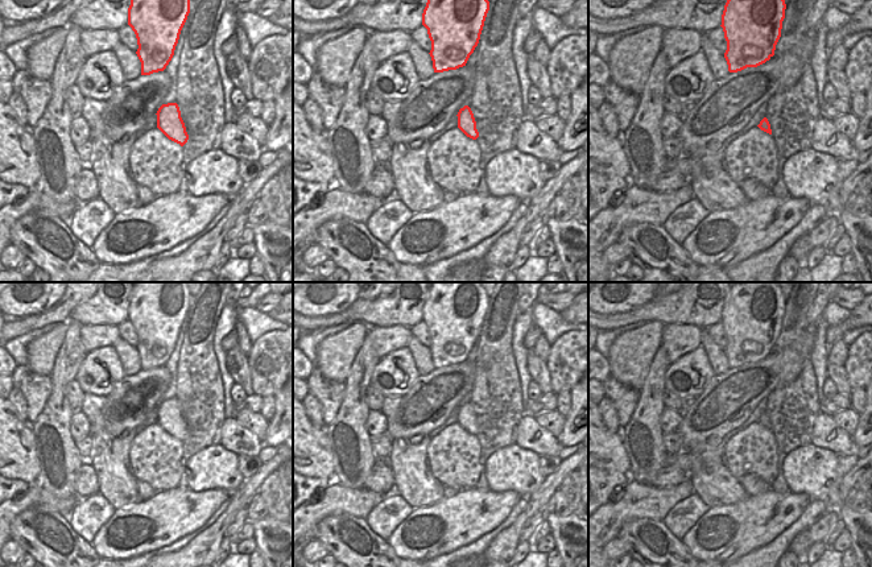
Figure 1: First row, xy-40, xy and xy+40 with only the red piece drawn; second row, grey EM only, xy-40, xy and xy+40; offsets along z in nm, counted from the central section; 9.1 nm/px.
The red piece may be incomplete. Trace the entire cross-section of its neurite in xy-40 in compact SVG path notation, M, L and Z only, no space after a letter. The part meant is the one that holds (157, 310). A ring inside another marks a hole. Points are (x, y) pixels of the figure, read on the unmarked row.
M133 282L128 320L136 330L141 371L164 367L190 309L186 282Z

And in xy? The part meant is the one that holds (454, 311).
M430 282L422 309L422 320L431 336L430 352L434 368L456 365L466 361L479 339L489 297L480 282Z

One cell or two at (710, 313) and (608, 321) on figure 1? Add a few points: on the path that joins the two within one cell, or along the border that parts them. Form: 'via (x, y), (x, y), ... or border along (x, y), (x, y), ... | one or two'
via (685, 311), (648, 311), (633, 315) | one

